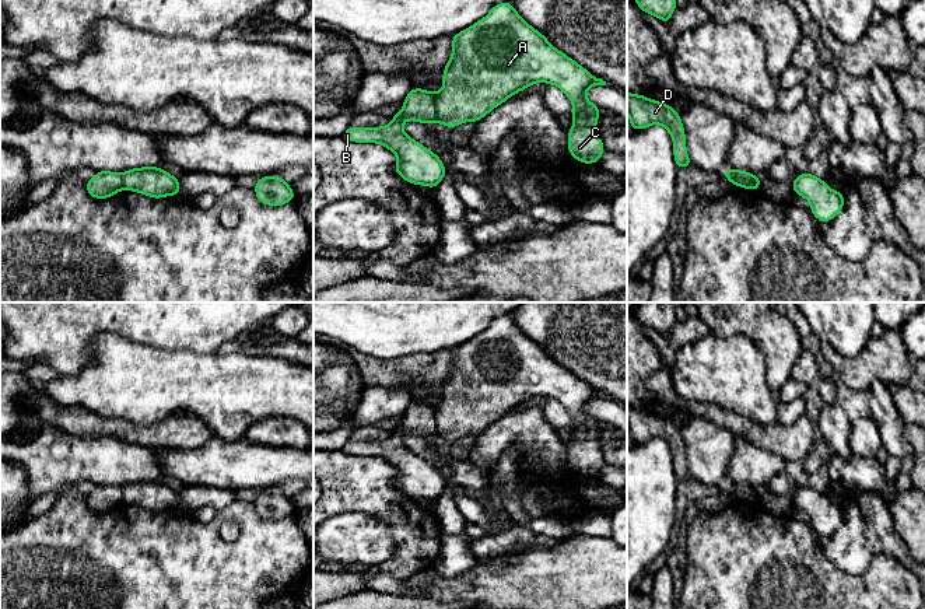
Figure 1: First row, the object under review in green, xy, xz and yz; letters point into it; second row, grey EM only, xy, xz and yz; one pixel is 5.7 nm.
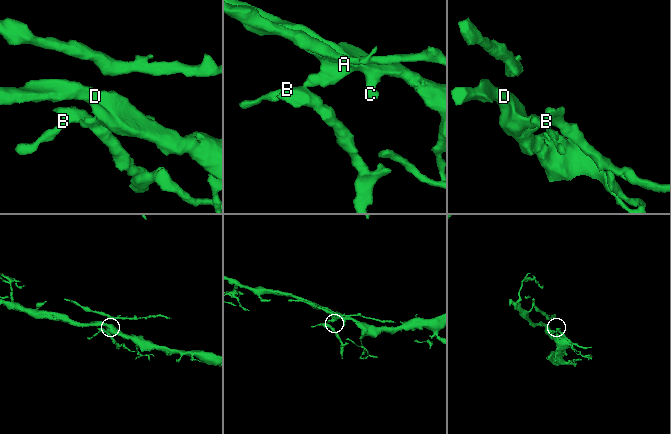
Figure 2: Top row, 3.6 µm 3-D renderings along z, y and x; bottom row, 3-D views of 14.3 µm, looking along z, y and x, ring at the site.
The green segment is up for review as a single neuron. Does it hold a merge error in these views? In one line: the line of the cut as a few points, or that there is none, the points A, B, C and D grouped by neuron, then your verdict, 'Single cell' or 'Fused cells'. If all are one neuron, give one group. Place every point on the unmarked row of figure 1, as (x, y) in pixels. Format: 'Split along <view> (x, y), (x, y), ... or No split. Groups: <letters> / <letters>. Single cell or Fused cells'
Split along xz (434, 408), (437, 434). Groups: A C D / B. Fused cells

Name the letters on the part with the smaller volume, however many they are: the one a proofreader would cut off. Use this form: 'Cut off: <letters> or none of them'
Cut off: B

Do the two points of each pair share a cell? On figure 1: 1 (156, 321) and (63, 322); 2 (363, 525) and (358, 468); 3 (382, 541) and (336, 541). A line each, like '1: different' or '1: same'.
1: same
2: different
3: same

